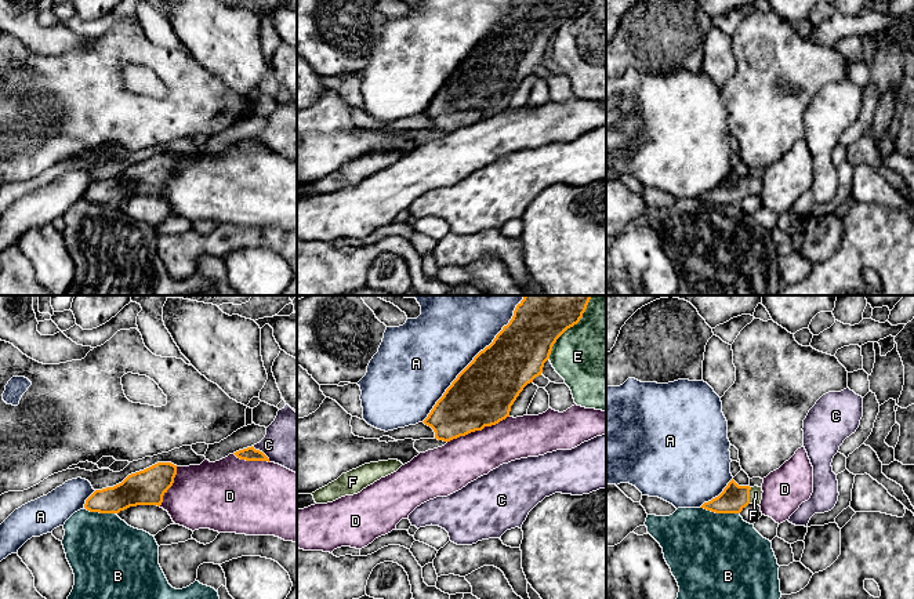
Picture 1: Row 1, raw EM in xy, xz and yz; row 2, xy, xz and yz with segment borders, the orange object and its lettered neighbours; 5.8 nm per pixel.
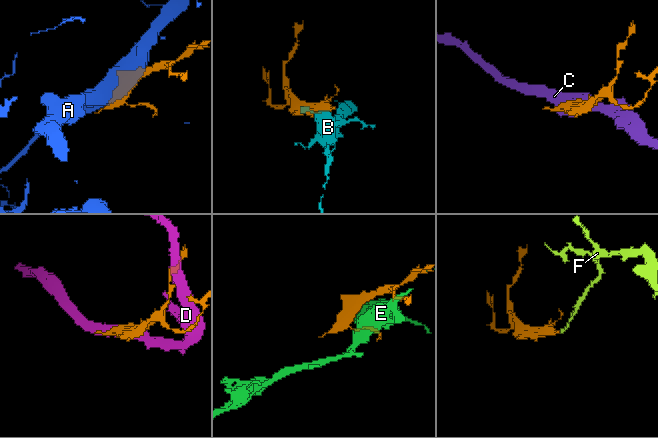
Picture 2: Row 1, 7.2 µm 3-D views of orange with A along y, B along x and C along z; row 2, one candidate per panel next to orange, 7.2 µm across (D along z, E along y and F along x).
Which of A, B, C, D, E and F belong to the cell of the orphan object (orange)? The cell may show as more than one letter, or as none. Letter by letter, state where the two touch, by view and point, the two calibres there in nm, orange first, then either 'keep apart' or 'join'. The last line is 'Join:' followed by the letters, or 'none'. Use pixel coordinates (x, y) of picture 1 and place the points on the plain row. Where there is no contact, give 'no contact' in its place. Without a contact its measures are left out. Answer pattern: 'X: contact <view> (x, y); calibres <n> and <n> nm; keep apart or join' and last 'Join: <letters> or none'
A: contact xz (468, 55); calibres 360 and 440 nm; keep apart
B: contact yz (720, 203); calibres 160 and 500 nm; keep apart
C: contact xy (261, 142); calibres 80 and 340 nm; keep apart
D: contact xz (478, 120); calibres 360 and 280 nm; keep apart
E: contact xz (564, 22); calibres 320 and 460 nm; keep apart
F: contact yz (749, 187); calibres 160 and 80 nm; join
Join: F

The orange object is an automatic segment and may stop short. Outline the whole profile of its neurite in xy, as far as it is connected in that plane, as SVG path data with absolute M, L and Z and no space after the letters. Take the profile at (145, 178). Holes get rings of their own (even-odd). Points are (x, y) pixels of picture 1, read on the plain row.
M157 153L144 161L128 166L121 174L95 181L84 195L90 203L119 204L130 197L157 196L173 177L177 156Z

